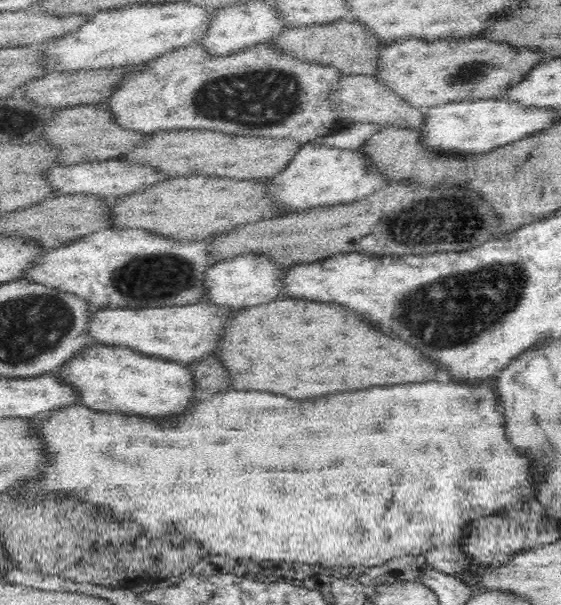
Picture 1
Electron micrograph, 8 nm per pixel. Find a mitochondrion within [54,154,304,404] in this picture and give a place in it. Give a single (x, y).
(151, 277)

